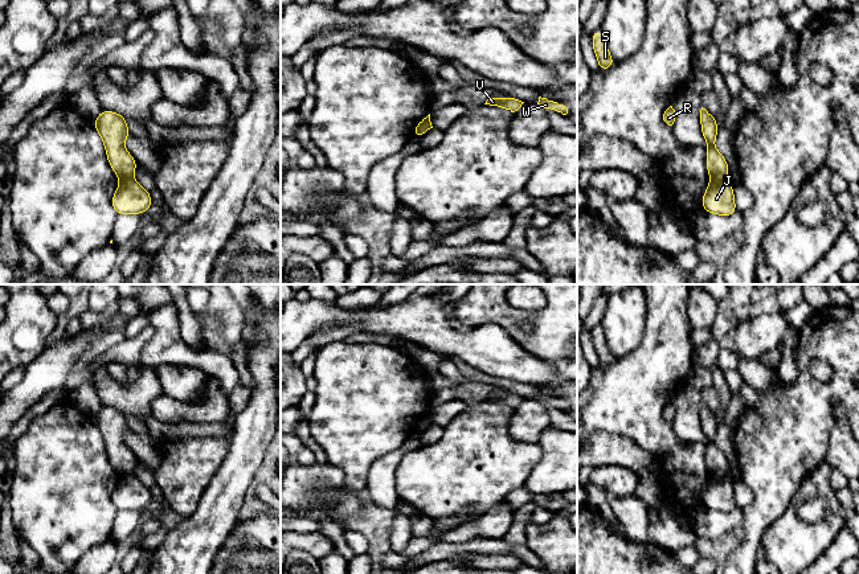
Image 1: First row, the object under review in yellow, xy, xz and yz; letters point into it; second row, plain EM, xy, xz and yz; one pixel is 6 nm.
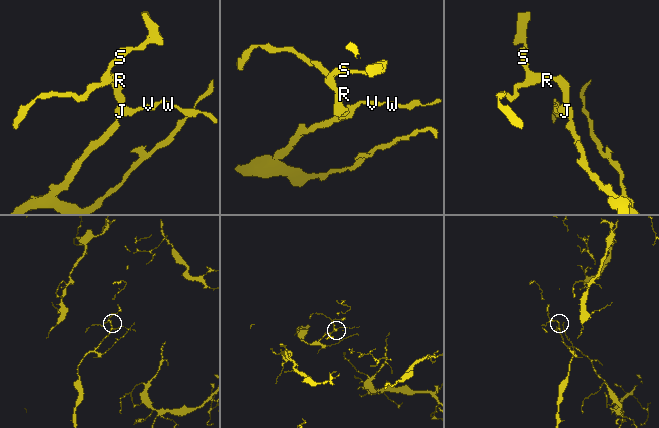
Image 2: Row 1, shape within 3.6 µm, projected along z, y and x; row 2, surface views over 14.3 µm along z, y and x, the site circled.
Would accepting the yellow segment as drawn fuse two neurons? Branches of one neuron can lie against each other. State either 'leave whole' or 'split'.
split

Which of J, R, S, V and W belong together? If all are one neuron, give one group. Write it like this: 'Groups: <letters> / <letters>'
Groups: J V W / R S

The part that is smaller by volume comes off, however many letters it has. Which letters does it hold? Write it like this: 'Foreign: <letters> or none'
Foreign: J, V, W

